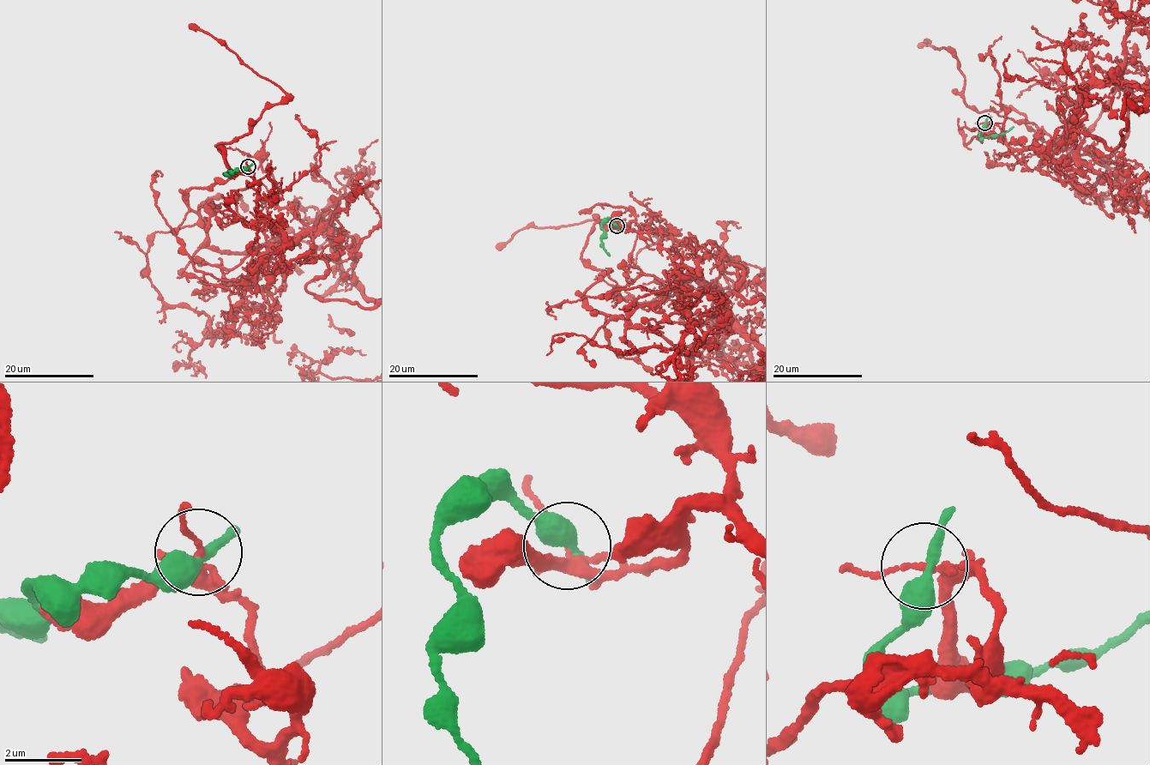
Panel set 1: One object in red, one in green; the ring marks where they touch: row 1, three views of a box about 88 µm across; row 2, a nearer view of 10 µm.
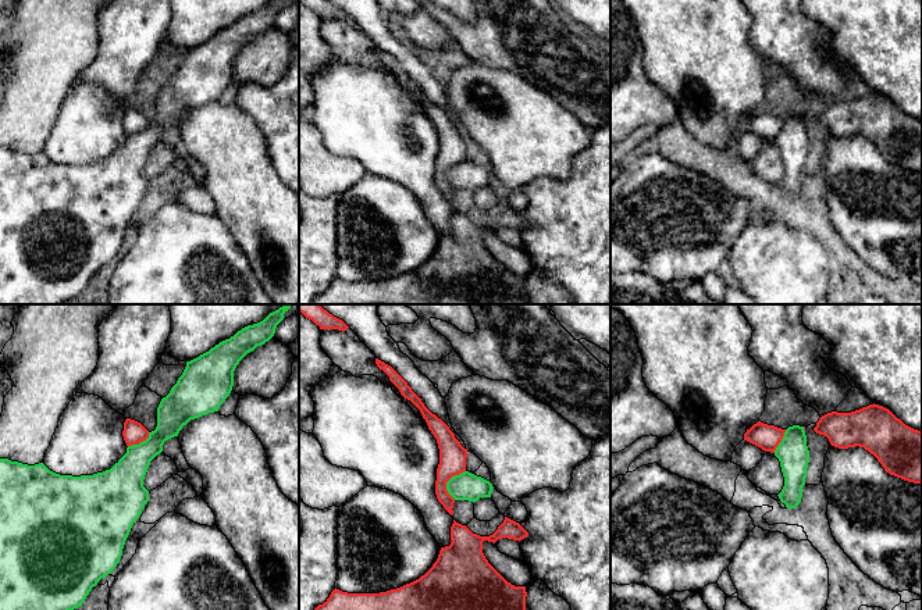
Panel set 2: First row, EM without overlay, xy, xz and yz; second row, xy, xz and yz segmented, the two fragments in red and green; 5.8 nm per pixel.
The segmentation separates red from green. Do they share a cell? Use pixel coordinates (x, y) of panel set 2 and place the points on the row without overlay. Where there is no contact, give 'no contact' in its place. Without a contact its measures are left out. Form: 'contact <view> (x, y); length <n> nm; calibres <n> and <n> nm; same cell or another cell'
contact xz (447, 170); length 190 nm; calibres 160 and 160 nm; another cell

